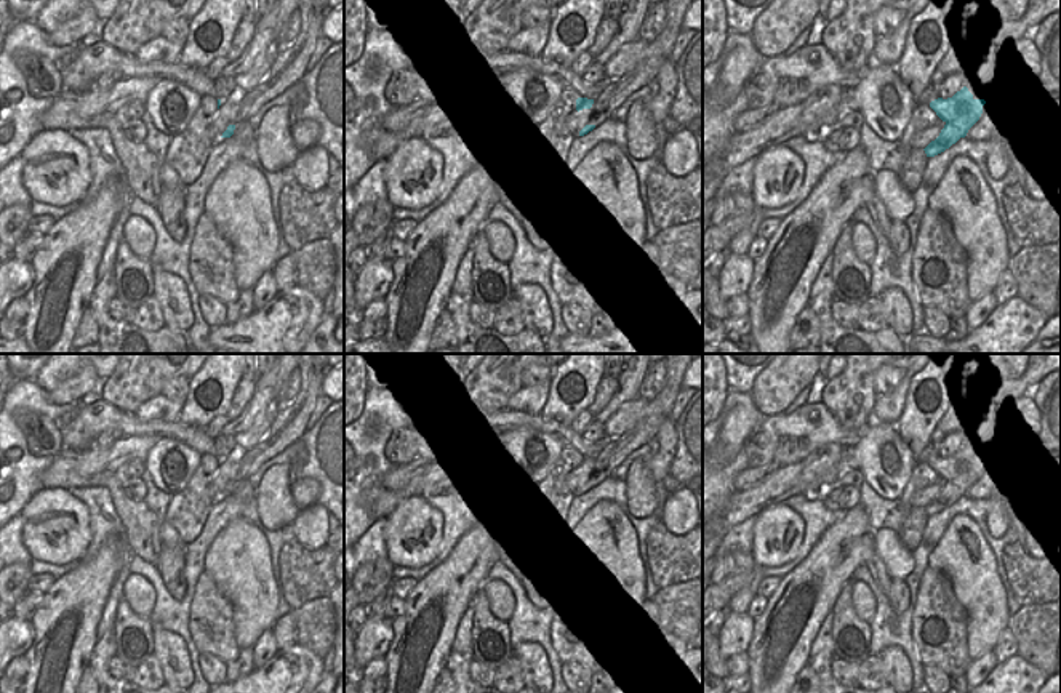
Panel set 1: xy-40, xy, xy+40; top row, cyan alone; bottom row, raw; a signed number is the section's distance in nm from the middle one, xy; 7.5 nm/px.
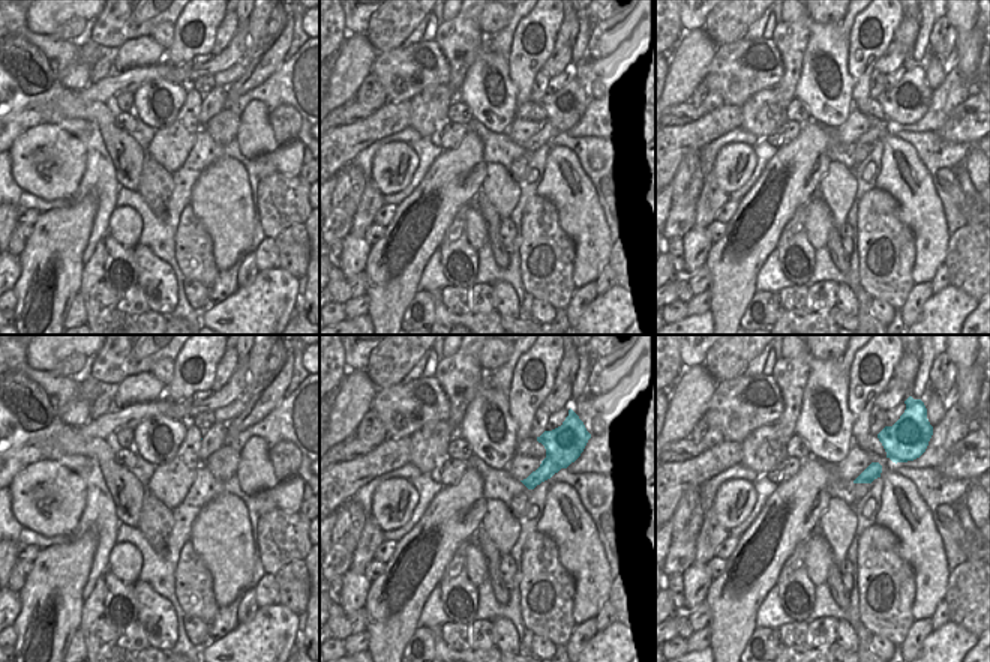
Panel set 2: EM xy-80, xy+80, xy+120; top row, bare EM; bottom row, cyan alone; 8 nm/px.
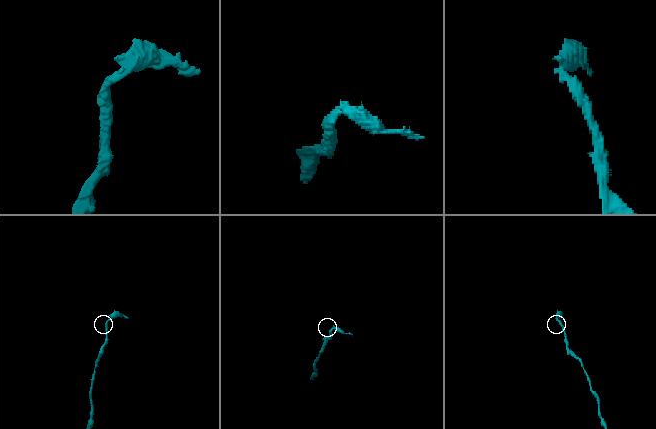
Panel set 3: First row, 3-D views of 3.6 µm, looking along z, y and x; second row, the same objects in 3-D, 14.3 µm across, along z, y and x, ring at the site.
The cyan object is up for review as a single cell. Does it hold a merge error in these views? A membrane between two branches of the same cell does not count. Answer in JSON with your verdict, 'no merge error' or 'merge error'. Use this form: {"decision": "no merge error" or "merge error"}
{"decision": "merge error"}

